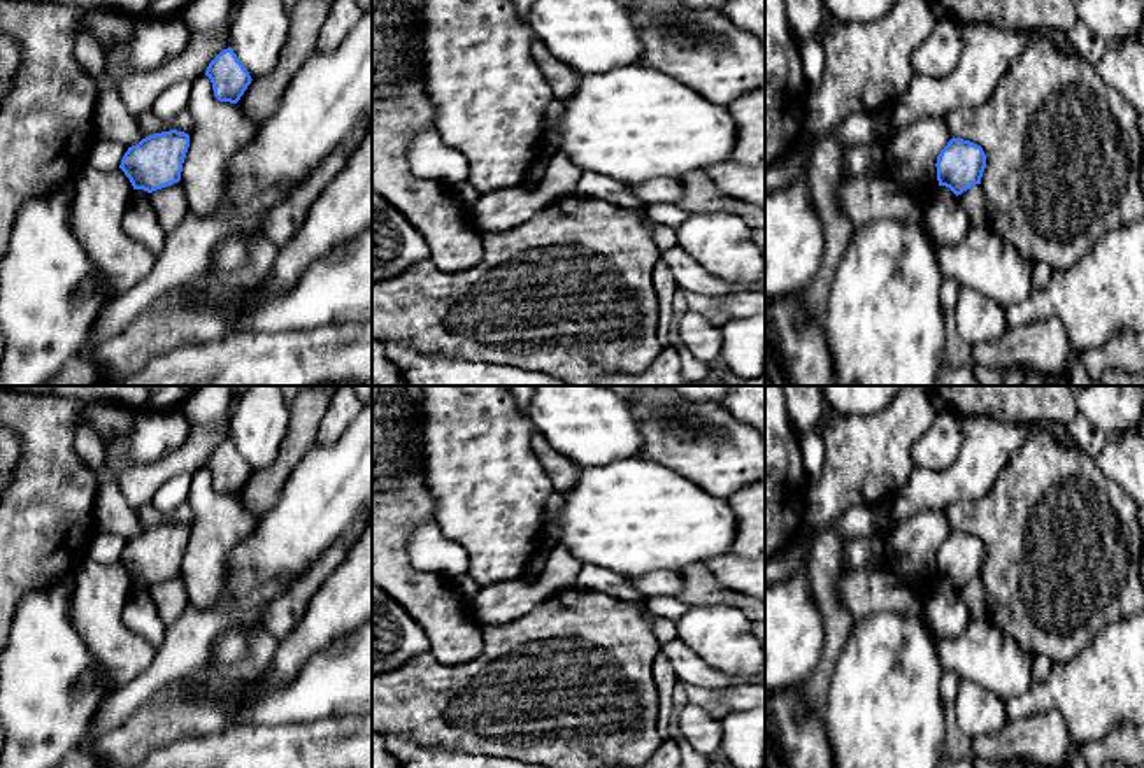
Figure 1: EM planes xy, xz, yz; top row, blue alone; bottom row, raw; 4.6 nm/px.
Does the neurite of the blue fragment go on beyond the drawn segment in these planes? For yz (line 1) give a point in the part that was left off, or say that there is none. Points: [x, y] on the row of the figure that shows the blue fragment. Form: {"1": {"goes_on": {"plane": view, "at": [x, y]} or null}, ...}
{"1": {"goes_on": null}}

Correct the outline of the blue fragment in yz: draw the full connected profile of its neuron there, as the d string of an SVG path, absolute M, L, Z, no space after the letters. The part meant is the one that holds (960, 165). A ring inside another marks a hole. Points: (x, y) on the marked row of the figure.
M953 137L937 156L935 167L939 186L949 188L958 196L981 184L986 154L981 146Z

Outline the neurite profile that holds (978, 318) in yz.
M972 288L958 289L953 314L960 337L972 347L998 338L1007 328L1005 309Z

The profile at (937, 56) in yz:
M951 18L940 19L935 32L914 51L914 75L946 77L962 56L962 25Z

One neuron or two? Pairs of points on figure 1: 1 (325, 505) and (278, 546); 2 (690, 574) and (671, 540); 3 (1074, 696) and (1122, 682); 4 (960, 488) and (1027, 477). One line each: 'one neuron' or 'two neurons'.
1: one neuron
2: two neurons
3: one neuron
4: two neurons

